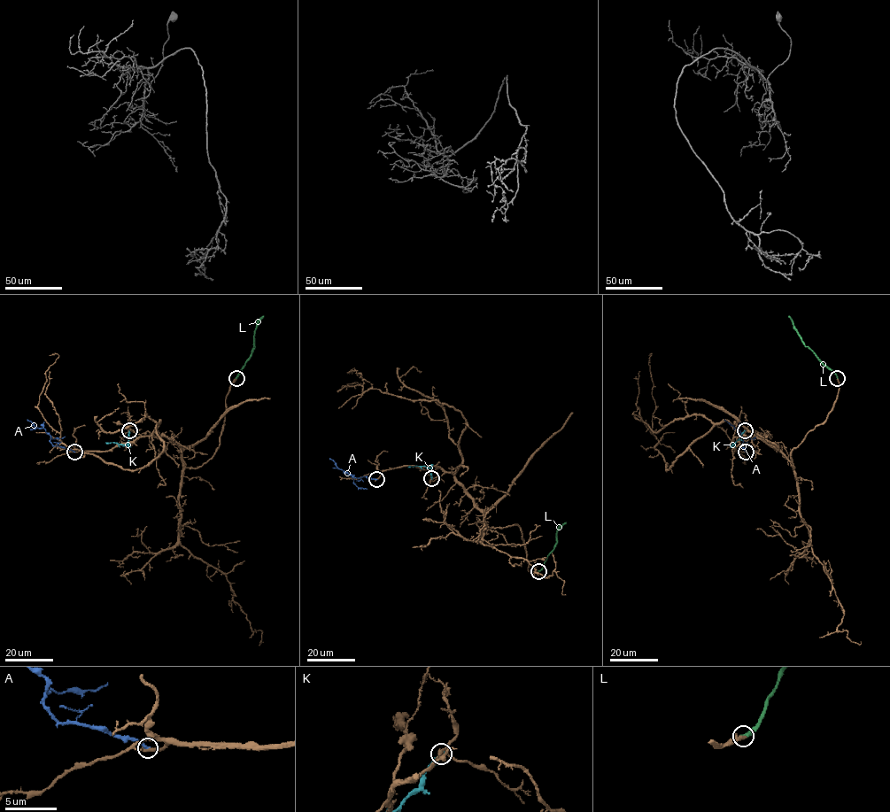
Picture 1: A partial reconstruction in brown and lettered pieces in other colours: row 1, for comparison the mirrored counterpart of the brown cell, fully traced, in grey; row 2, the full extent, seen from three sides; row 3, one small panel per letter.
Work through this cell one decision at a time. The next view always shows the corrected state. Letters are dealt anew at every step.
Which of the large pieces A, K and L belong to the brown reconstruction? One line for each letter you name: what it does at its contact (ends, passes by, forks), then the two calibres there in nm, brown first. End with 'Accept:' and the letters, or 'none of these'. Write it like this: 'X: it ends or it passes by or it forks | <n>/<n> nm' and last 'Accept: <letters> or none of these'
L: it ends | 320/320 nm
Accept: L

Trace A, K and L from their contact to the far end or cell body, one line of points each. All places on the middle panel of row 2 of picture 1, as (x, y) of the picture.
A: (376, 480), (352, 476), (339, 468), (329, 458)
K: (431, 478), (431, 470), (425, 466), (407, 467)
L: (538, 571), (554, 547), (558, 530), (566, 522)

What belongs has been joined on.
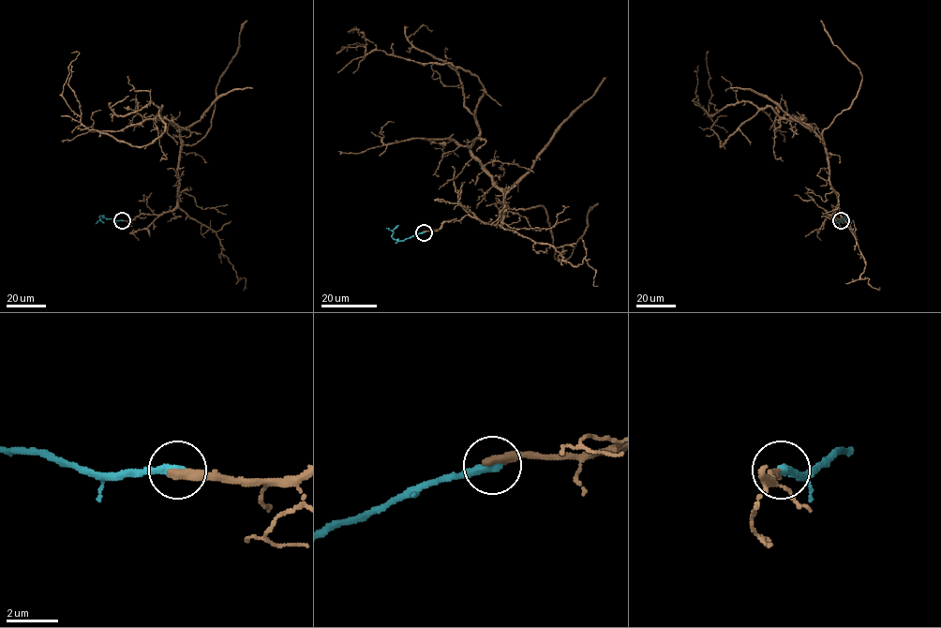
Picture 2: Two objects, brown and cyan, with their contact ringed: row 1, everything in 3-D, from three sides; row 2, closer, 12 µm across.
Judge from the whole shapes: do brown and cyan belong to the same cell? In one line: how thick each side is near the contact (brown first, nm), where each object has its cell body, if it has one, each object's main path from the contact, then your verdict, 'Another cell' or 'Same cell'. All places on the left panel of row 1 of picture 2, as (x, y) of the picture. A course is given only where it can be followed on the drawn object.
Thickness 400 nm (brown) against 360 nm. Soma of brown: none. Soma of cyan: none. Course of brown: (122, 220), (175, 206), (180, 131), (162, 107), (141, 147), (88, 129), (62, 93), (71, 52). Course of cyan: (122, 220), (100, 216), (100, 220), (104, 223). Same cell

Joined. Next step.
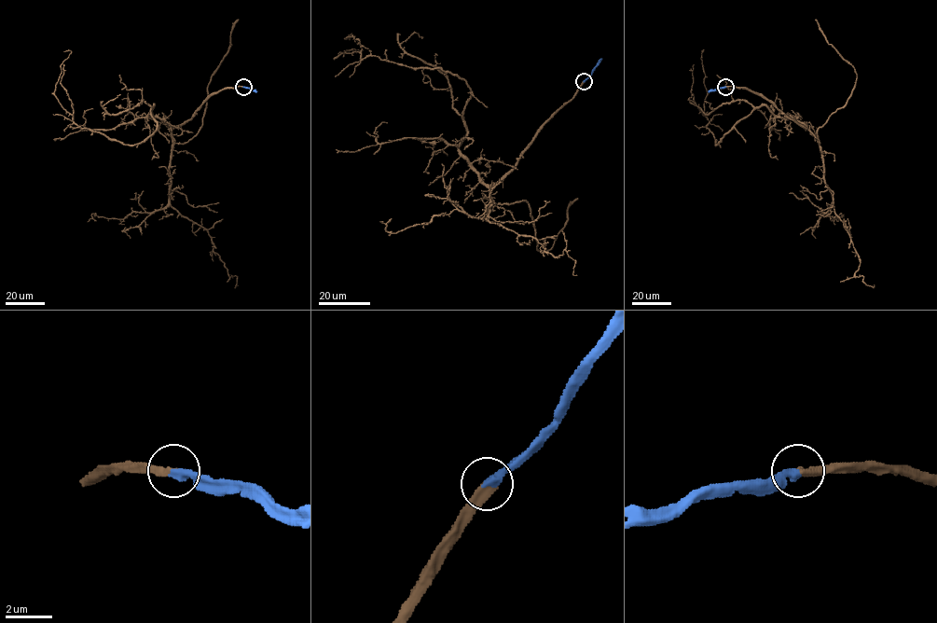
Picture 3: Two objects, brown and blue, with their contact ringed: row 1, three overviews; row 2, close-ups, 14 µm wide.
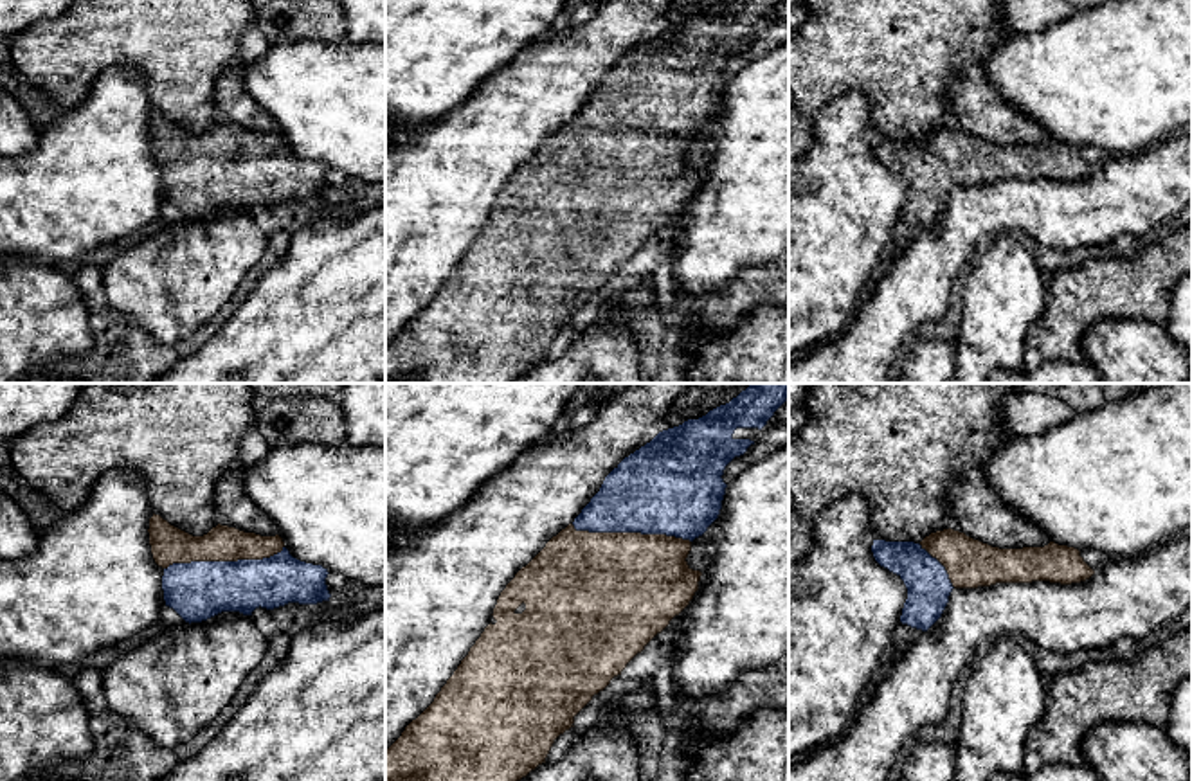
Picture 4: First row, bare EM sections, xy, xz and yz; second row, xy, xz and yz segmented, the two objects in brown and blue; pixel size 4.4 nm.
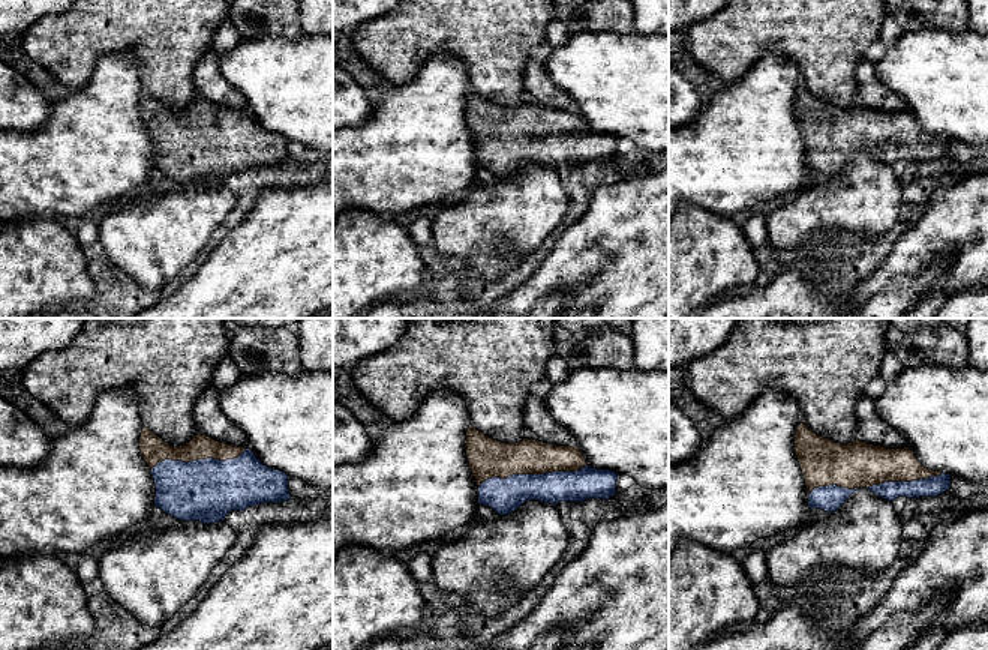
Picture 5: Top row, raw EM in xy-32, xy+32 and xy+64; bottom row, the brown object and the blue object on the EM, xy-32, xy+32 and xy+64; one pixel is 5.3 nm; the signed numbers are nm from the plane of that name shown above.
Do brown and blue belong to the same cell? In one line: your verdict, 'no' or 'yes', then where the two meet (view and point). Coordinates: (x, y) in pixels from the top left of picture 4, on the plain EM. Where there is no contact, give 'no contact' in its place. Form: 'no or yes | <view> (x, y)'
yes | xy (224, 157)

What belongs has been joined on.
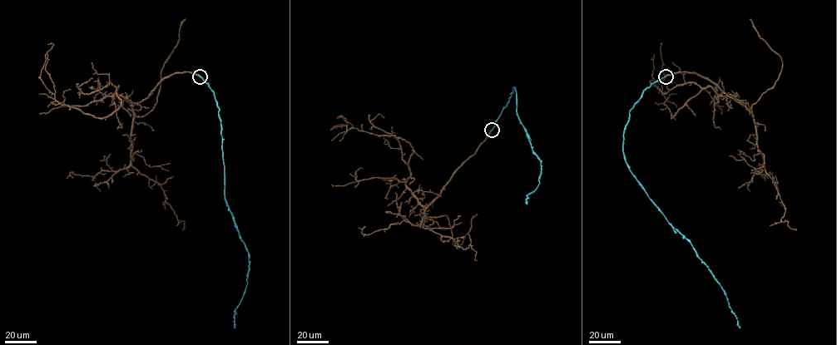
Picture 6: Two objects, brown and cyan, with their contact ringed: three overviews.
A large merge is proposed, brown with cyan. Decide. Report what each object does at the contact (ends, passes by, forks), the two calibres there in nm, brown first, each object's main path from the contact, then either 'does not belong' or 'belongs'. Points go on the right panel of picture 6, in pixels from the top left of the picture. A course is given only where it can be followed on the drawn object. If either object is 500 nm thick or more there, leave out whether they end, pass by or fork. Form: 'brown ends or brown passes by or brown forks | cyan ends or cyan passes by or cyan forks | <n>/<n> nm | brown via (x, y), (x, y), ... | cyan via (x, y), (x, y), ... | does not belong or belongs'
brown ends | cyan ends | 440/260 nm | brown via (666, 76), (695, 72), (741, 102), (706, 86), (671, 118), (661, 94), (664, 76), (660, 44) | cyan via (666, 76), (646, 88), (630, 110), (623, 134), (624, 158), (650, 199), (690, 243), (719, 284), (740, 328) | belongs

